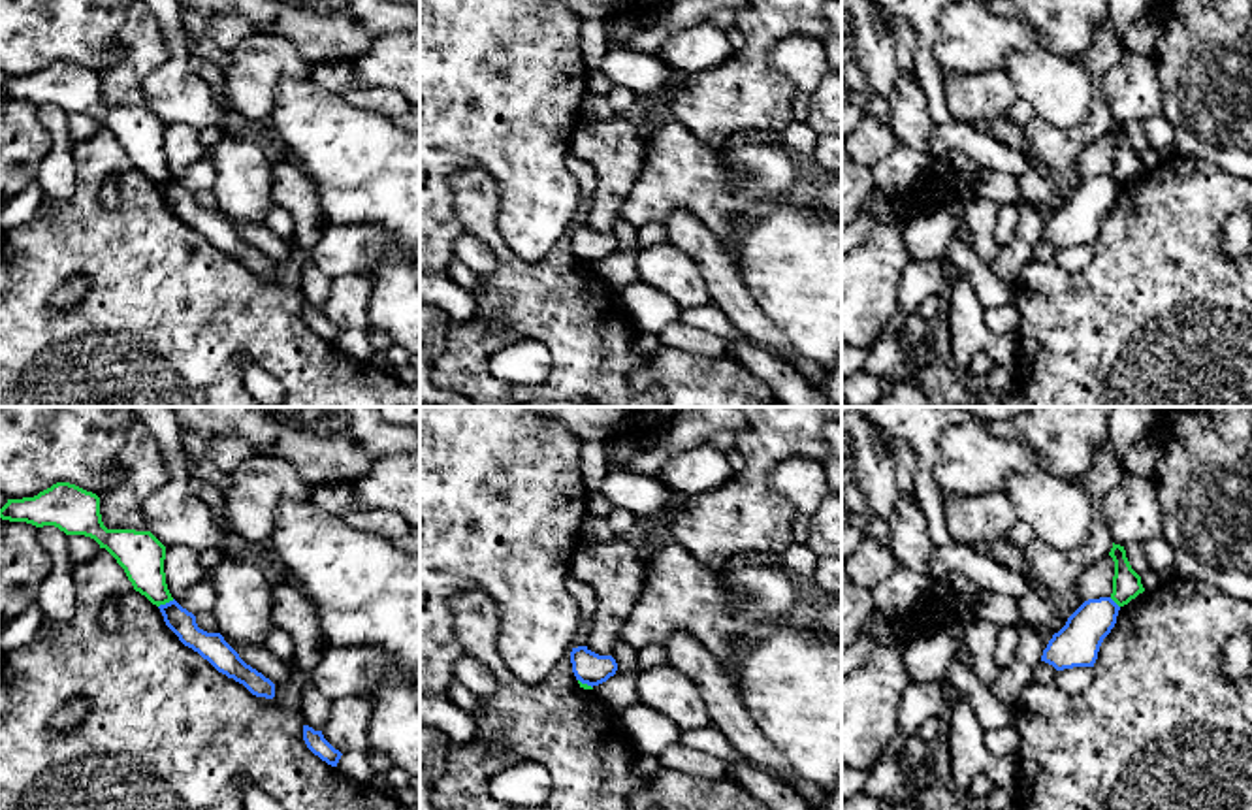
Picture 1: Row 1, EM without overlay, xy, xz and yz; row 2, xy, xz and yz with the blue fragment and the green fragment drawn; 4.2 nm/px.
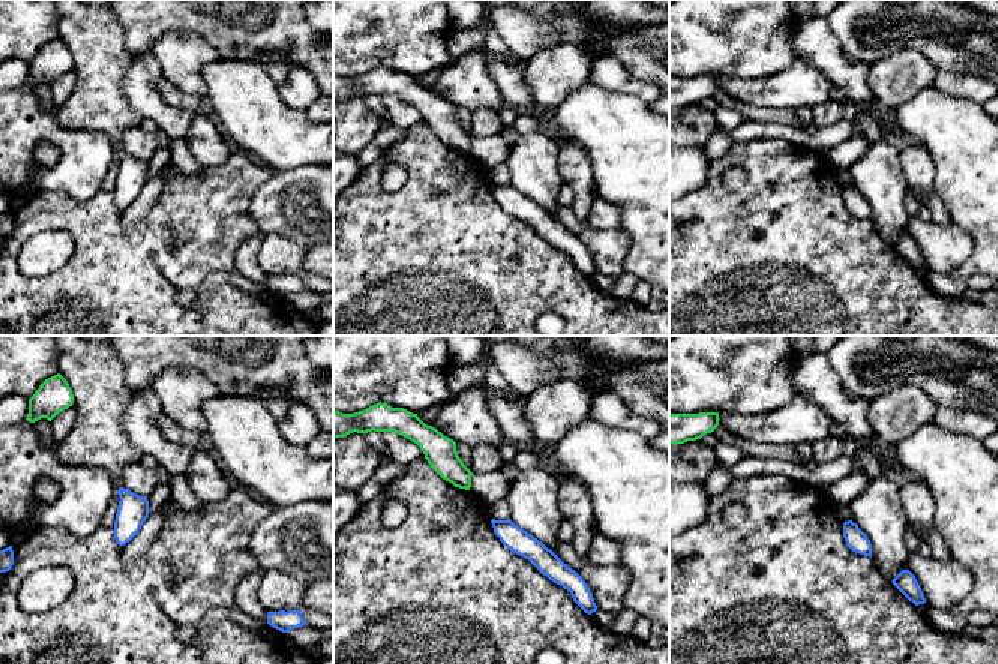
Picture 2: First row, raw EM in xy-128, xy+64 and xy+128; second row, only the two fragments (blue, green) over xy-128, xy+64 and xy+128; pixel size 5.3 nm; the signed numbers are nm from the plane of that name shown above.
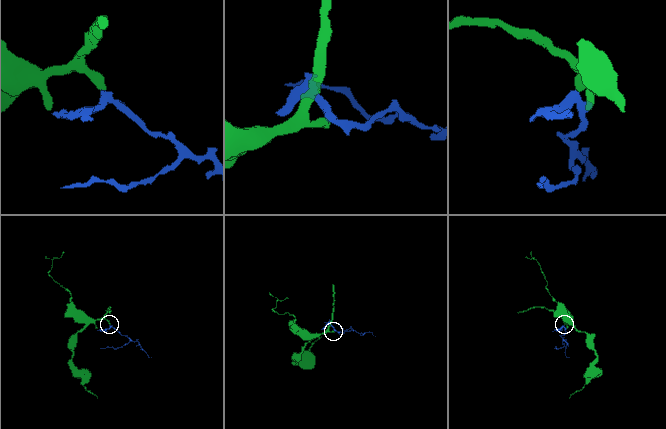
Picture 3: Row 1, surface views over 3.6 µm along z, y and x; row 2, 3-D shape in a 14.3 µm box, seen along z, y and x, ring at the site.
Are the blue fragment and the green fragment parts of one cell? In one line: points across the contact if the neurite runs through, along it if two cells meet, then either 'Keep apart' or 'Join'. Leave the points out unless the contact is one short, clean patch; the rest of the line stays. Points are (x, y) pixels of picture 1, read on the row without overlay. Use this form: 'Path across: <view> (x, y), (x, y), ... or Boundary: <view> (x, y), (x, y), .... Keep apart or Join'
Boundary: xy (174, 178), (159, 185). Keep apart

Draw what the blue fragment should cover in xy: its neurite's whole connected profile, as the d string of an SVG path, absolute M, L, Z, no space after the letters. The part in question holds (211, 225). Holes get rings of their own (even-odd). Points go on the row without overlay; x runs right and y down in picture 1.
M175 177L158 186L166 203L179 215L179 219L207 237L218 251L243 262L256 275L275 275L275 262L247 243L220 211L200 207L196 194L183 186Z

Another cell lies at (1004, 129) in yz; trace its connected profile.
M1009 115L1000 117L992 122L973 122L973 128L988 134L990 138L998 139L1000 143L1007 145L1009 149L1015 149L1022 153L1032 168L1043 170L1045 166L1035 158L1032 149L1028 147L1026 134L1020 126L1017 126Z

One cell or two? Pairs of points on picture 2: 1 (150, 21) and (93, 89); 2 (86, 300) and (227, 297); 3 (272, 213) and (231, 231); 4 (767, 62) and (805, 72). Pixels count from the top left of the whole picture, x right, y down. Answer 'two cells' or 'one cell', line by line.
1: two cells
2: one cell
3: two cells
4: two cells

